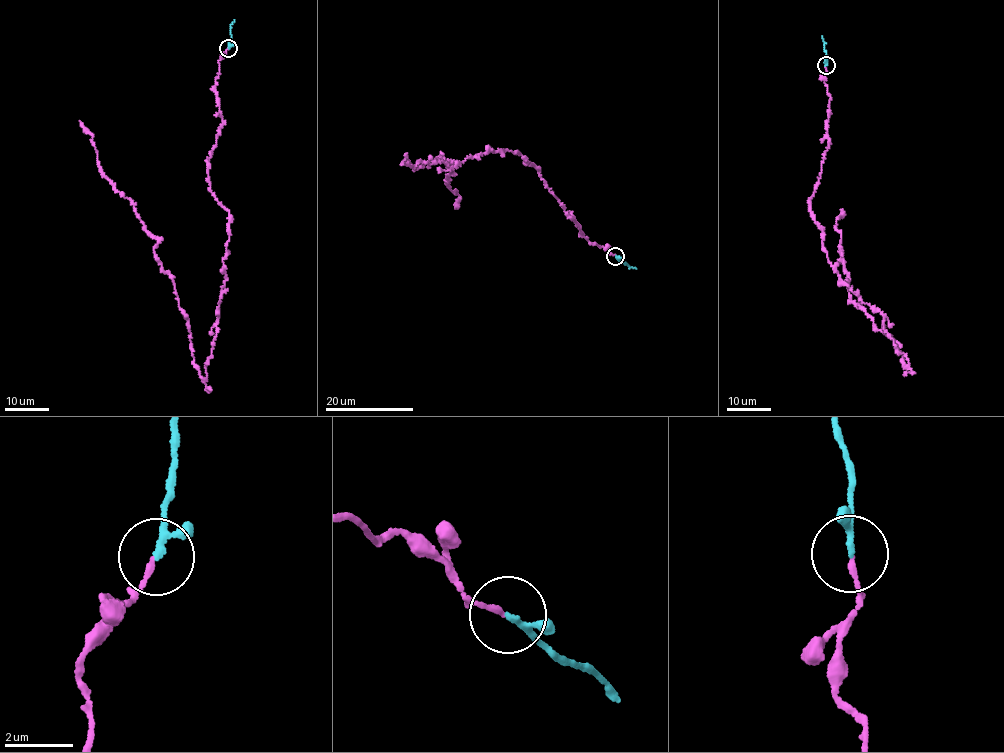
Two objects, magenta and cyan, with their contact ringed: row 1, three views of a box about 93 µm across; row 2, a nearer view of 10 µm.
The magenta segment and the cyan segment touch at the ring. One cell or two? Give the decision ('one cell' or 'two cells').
one cell

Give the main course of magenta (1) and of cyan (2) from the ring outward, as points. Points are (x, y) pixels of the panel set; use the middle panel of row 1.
1: (615, 256), (580, 234), (517, 151), (450, 169), (406, 159), (415, 169), (452, 161), (458, 206)
2: (615, 256), (635, 269)

